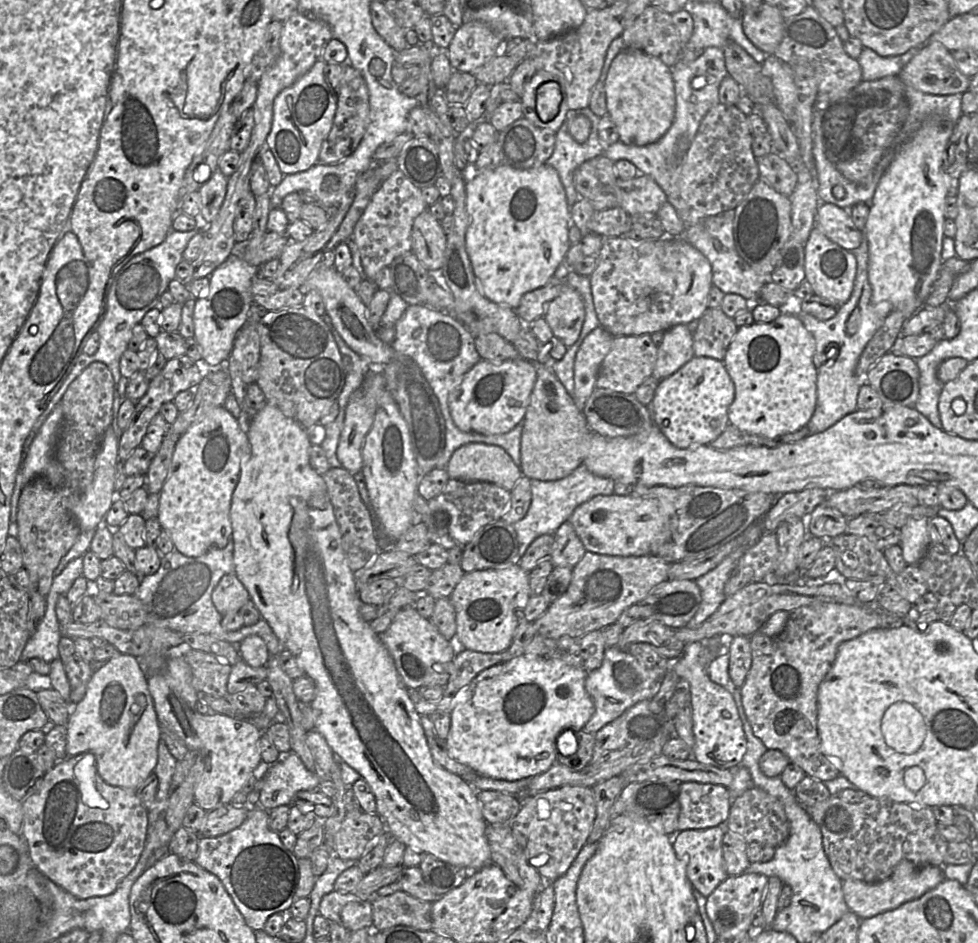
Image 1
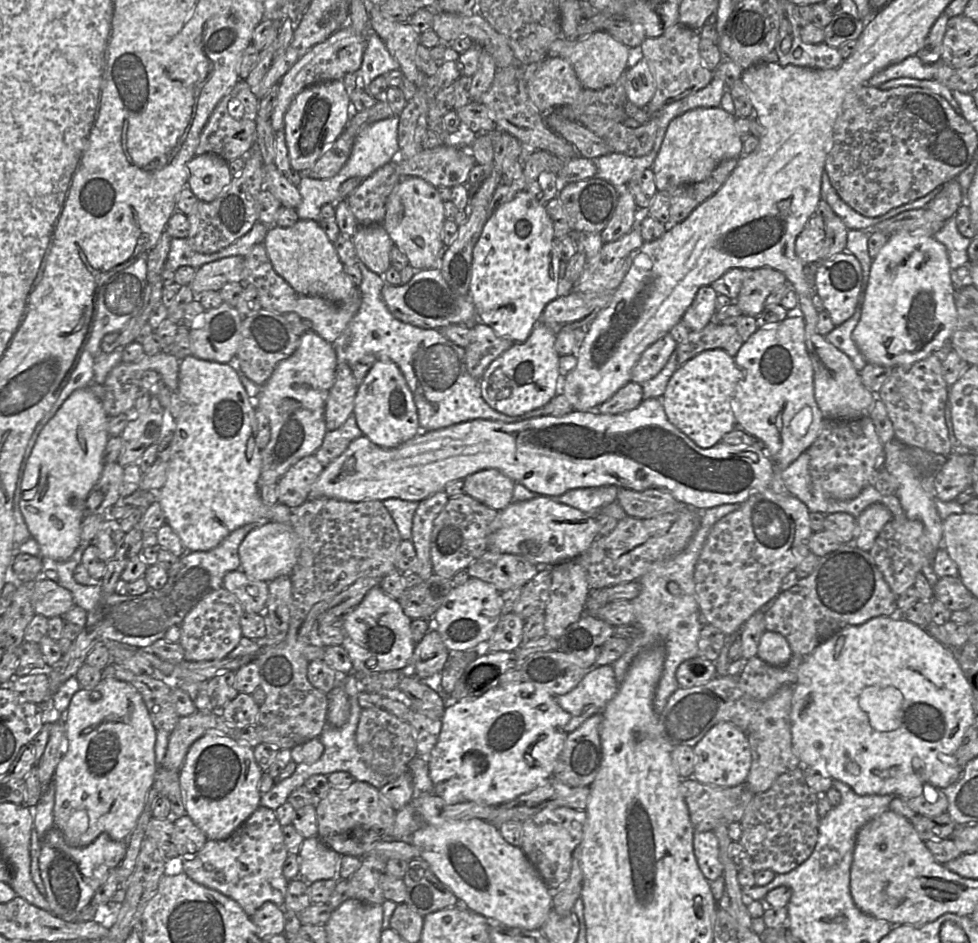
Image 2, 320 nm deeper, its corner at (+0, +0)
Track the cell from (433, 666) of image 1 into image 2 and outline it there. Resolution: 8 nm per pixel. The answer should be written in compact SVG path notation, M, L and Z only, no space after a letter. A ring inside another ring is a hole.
M380 585L371 588L363 600L341 619L344 632L342 646L346 649L355 675L386 671L408 671L416 643L412 637L411 620L399 601L385 593Z

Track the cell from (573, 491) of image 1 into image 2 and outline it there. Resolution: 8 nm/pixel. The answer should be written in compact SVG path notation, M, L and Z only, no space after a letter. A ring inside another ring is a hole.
M615 485L580 487L563 493L556 500L585 513L596 513L602 506L616 500L617 491Z

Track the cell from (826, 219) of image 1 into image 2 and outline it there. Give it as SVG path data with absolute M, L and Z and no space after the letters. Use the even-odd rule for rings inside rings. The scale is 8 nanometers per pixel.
M814 214L808 220L795 242L795 252L805 266L817 265L825 242L825 222Z

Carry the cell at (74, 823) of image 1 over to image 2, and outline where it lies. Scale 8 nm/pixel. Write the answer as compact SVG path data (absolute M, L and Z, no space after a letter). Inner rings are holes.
M56 826L48 830L41 842L39 868L51 913L65 921L77 921L100 885L120 865L126 851L127 841L113 840L107 833L101 833L85 847L74 847L66 842Z

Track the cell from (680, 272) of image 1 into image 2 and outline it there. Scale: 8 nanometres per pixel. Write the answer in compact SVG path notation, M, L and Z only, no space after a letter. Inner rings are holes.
M711 285L699 288L697 294L683 314L681 321L690 331L703 329L715 314L715 301L717 293Z

